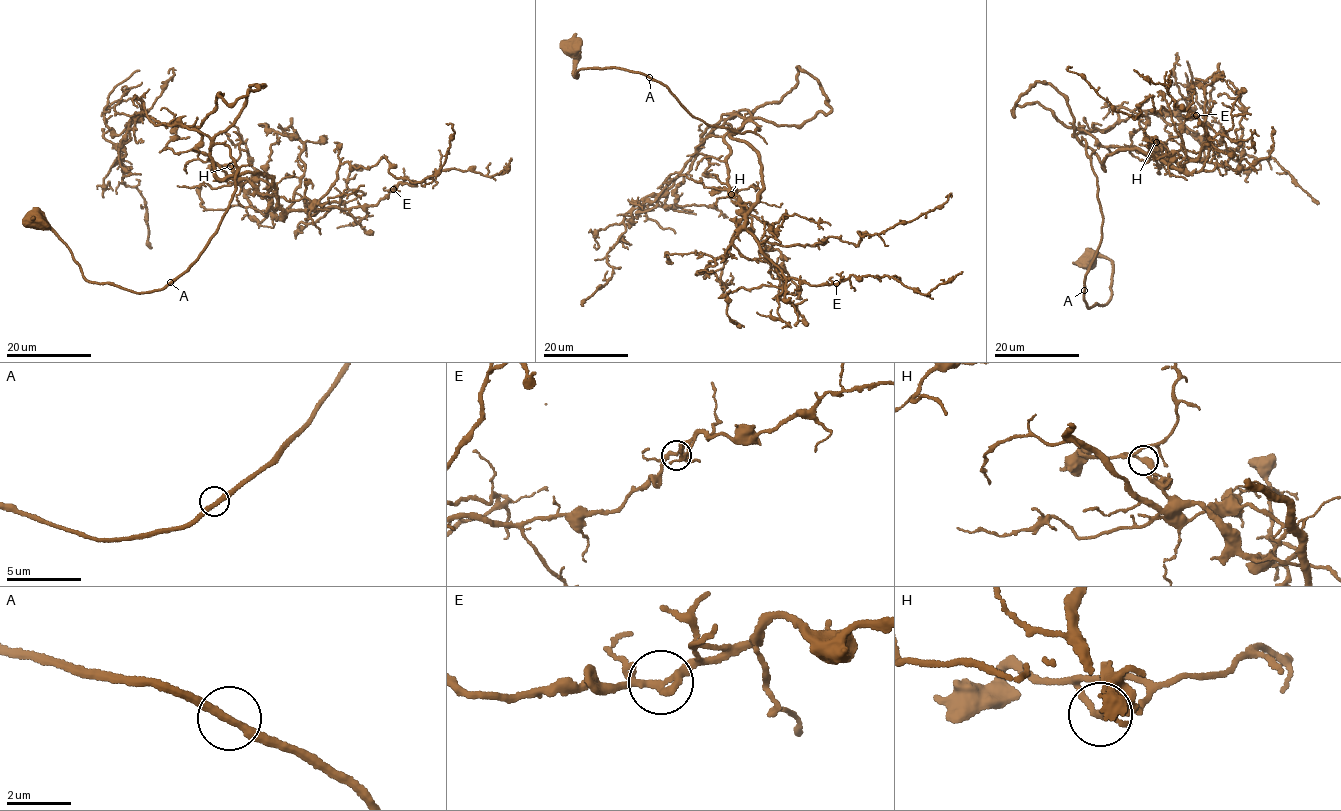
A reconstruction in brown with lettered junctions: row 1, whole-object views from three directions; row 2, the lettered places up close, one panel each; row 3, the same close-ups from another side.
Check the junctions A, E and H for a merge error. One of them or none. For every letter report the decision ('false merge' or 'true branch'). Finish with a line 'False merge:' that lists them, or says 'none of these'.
A: true branch
E: true branch
H: true branch
False merge: none of these

